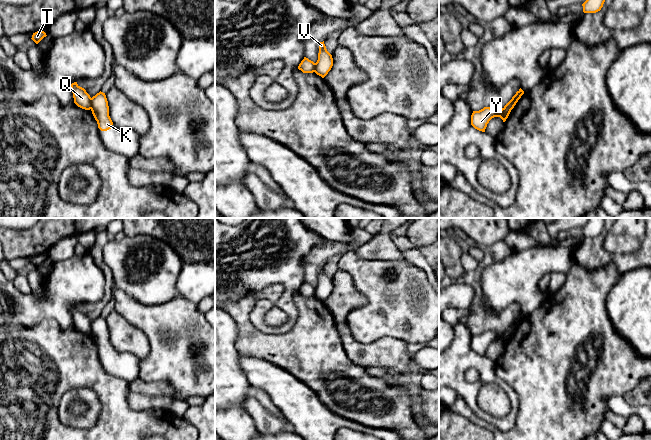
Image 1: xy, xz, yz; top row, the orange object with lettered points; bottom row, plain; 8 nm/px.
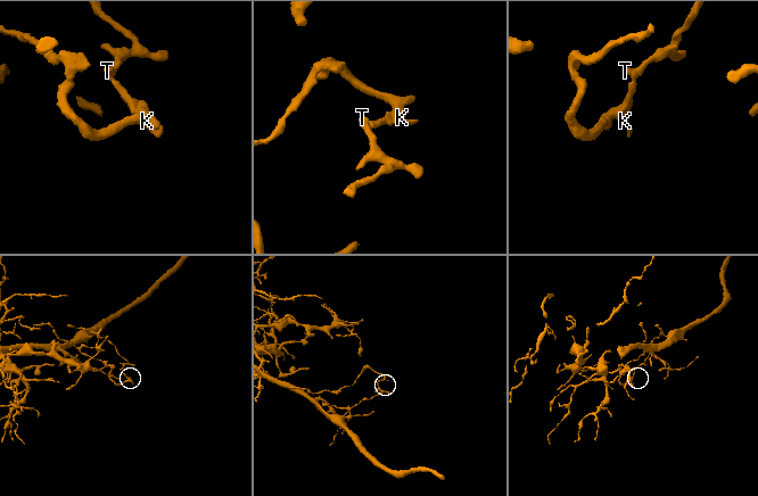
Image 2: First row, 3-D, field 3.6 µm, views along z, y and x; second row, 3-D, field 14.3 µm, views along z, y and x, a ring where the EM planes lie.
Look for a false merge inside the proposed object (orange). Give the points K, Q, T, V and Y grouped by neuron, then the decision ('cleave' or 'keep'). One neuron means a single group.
K V Y / Q T; cleave

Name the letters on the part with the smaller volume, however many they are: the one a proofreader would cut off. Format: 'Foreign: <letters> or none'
Foreign: K, V, Y

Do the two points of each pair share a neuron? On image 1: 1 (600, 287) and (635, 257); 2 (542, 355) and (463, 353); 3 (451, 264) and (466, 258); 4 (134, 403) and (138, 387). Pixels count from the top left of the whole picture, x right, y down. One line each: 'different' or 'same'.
1: different
2: different
3: different
4: different

